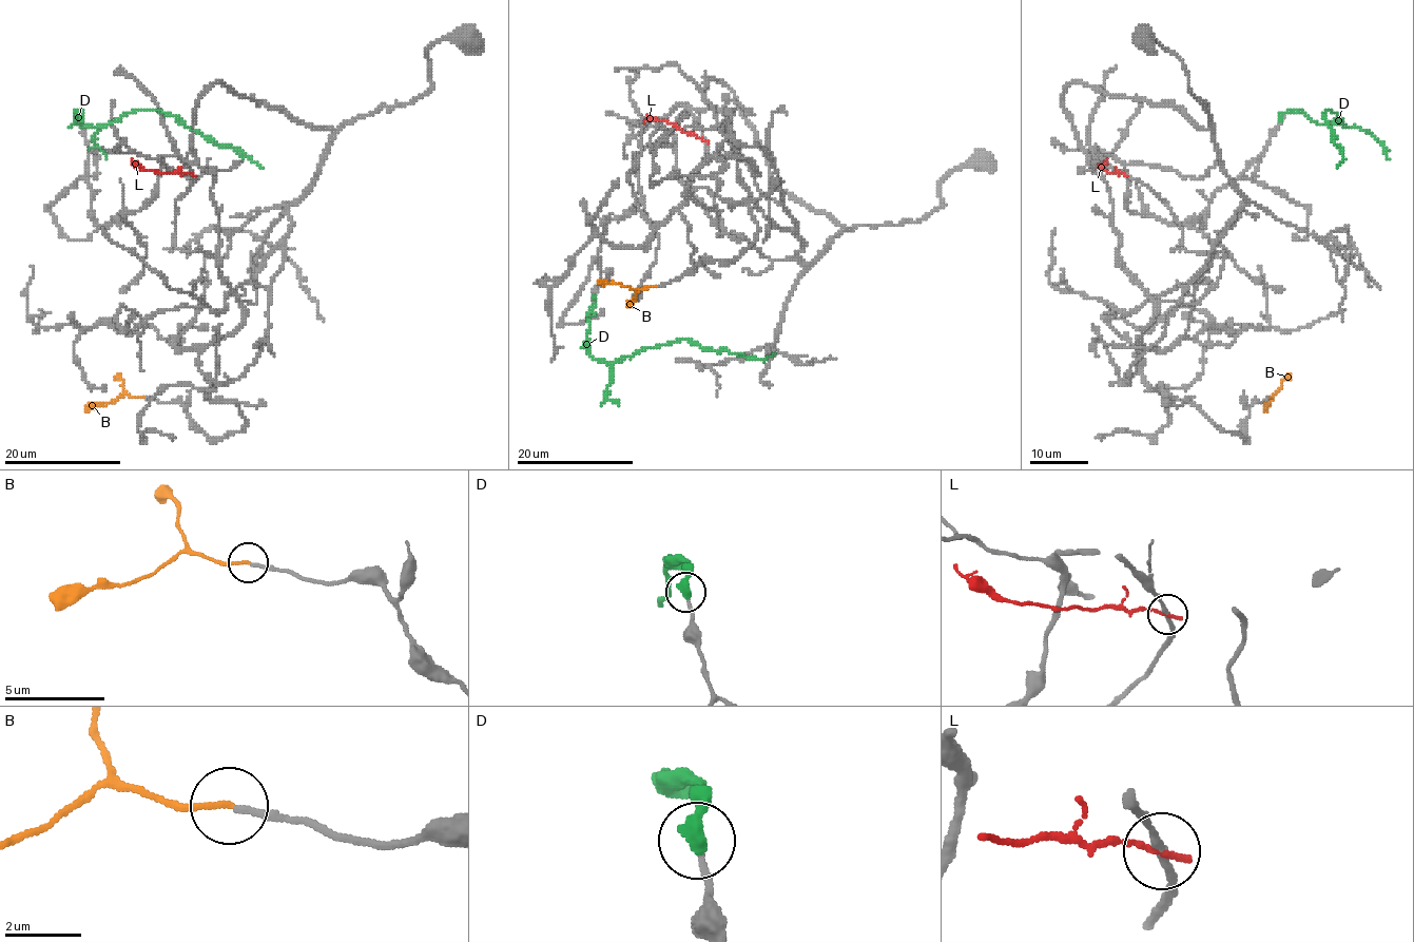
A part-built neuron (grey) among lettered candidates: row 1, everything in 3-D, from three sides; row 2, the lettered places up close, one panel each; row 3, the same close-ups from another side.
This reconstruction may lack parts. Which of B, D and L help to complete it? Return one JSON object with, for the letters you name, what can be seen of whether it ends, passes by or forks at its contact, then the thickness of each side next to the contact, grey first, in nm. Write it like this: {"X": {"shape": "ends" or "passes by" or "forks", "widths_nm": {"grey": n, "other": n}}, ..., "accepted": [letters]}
{"B": {"shape": "ends", "widths_nm": {"grey": 150, "other": 150}}, "accepted": ["B"]}

